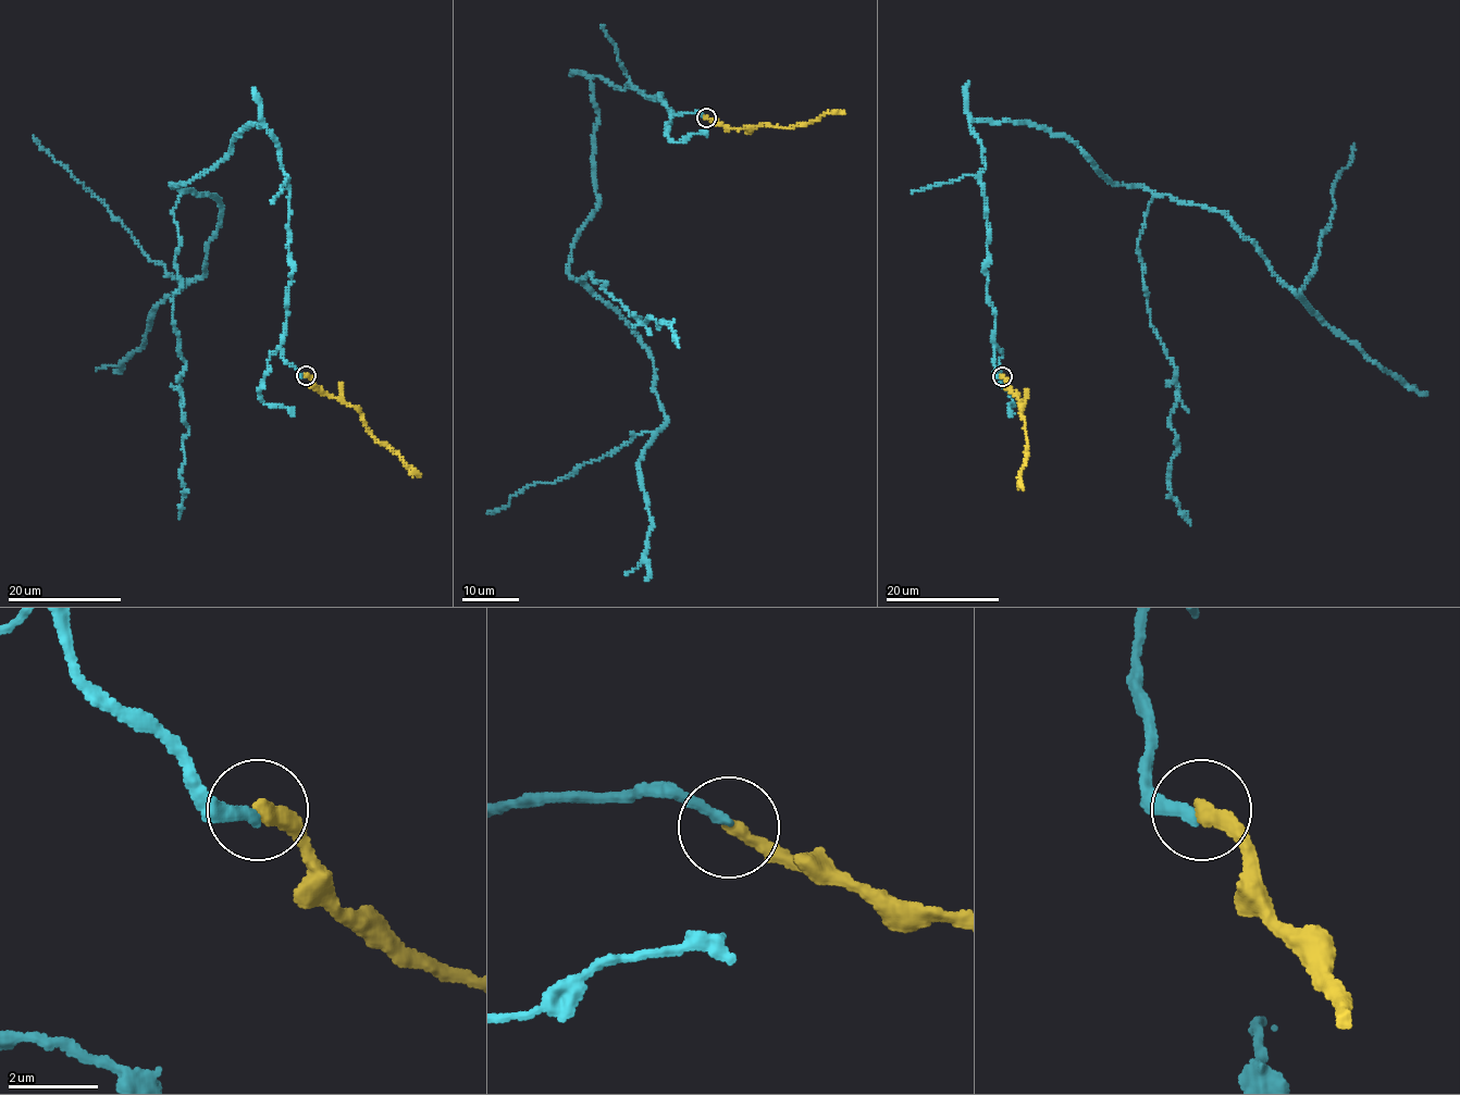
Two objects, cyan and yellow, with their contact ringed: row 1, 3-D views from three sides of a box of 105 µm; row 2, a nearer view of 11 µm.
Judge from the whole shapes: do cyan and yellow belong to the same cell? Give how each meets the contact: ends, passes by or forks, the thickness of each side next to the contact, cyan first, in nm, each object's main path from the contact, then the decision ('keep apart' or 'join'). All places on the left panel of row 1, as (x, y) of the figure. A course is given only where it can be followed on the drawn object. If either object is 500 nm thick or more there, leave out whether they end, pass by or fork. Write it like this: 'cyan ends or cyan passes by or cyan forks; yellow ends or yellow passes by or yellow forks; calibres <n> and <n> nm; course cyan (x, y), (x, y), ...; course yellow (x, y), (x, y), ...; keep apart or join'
cyan ends; yellow ends; calibres 280 and 340 nm; course cyan (306, 376), (282, 357), (288, 185), (265, 126), (171, 183), (219, 199), (192, 281), (33, 136); course yellow (306, 376), (319, 389), (356, 410), (374, 437), (420, 476); join

